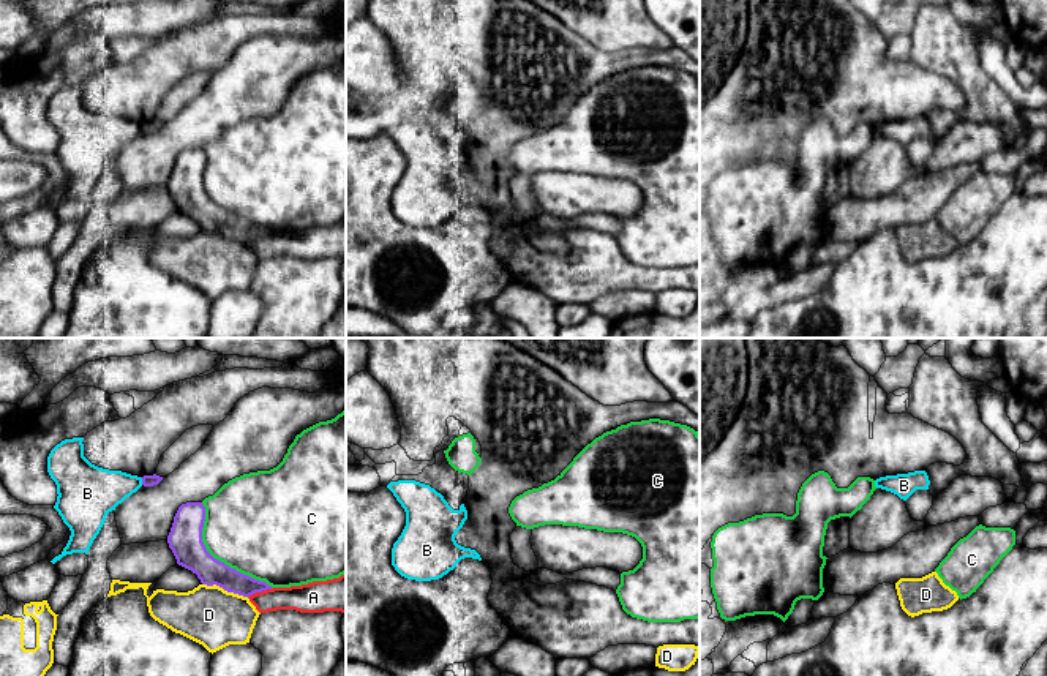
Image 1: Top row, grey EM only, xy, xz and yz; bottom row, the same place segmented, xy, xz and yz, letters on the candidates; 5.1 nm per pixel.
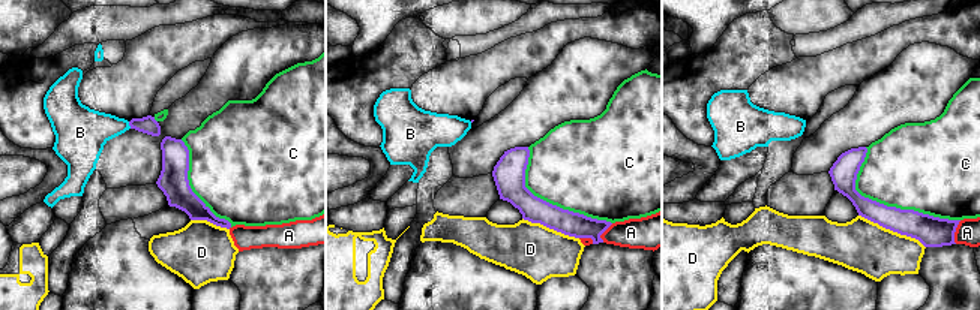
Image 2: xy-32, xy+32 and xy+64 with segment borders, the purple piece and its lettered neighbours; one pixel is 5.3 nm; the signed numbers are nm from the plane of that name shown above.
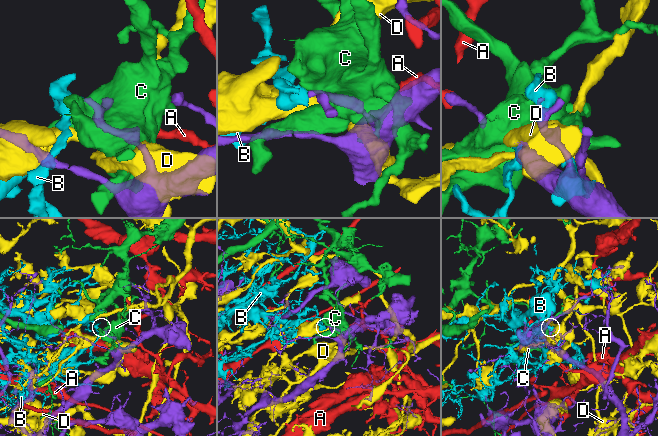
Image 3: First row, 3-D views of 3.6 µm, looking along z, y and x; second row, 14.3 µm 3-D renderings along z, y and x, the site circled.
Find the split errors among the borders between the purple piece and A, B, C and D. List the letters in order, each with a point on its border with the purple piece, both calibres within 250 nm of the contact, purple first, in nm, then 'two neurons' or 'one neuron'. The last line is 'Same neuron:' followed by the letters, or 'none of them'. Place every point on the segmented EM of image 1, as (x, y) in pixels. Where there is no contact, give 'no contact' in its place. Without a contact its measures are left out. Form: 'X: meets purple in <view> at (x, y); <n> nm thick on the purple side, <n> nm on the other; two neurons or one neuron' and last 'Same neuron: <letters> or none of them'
A: meets purple in xy at (261, 591); 120 nm thick on the purple side, 140 nm on the other; two neurons
B: meets purple in xy at (142, 480); 60 nm thick on the purple side, 260 nm on the other; two neurons
C: meets purple in xy at (217, 559); 180 nm thick on the purple side, 480 nm on the other; two neurons
D: meets purple in xy at (225, 589); 160 nm thick on the purple side, 300 nm on the other; two neurons
Same neuron: none of them

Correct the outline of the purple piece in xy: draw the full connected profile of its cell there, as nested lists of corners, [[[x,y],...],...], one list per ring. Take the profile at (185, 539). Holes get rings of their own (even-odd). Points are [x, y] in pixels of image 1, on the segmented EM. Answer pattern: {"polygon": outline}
{"polygon": [[[186,502],[178,507],[167,535],[169,548],[178,565],[196,573],[202,584],[216,584],[243,597],[273,589],[265,581],[243,575],[215,559],[202,542],[204,521],[205,507],[202,502]]]}

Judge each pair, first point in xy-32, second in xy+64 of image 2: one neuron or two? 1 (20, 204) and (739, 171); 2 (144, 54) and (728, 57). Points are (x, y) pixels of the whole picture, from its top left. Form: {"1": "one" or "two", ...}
{"1": "two", "2": "two"}

